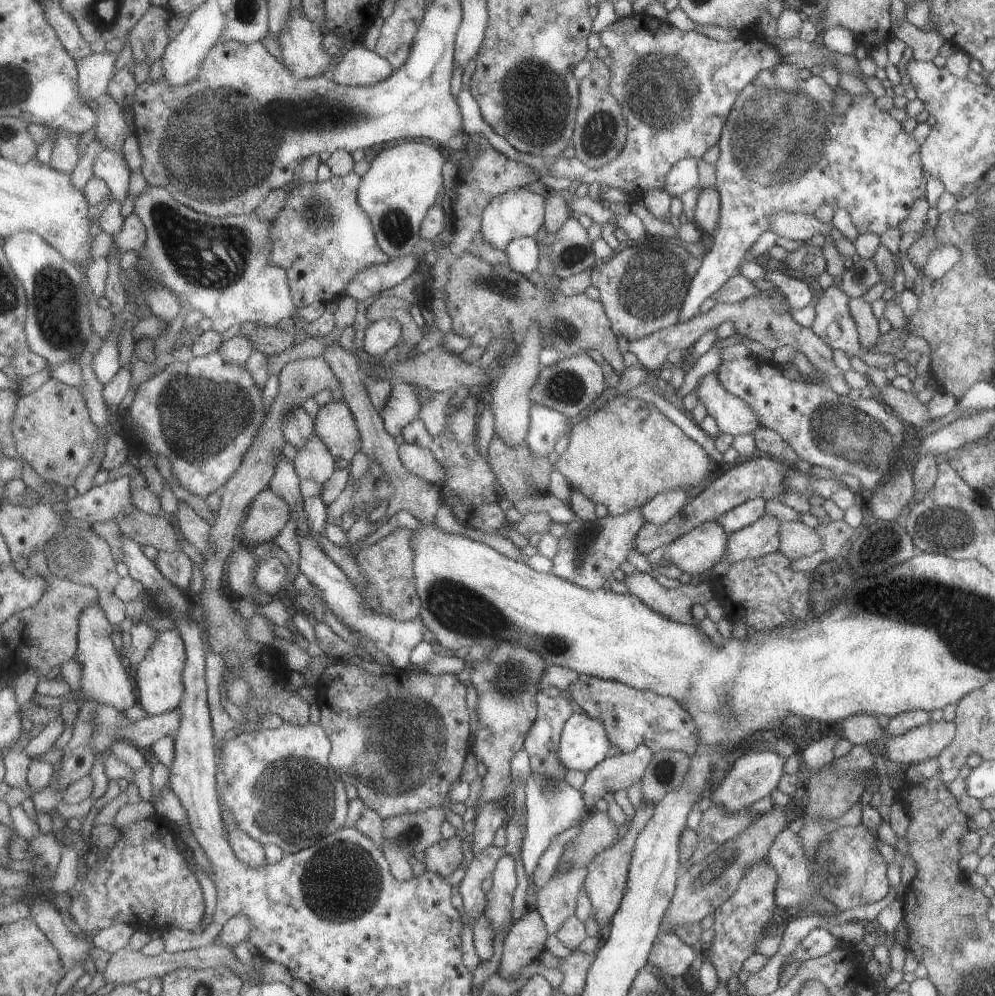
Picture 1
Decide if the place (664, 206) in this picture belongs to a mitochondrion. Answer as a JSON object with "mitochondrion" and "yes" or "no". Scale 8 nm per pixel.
{"mitochondrion":"no"}

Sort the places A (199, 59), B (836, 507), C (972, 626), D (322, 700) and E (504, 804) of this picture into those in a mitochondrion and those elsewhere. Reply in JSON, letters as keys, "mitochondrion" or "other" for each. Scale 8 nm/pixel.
{"A":"other","B":"other","C":"mitochondrion","D":"other","E":"other"}

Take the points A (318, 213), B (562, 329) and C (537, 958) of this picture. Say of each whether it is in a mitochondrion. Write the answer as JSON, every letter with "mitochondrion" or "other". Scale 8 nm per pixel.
{"A":"mitochondrion","B":"mitochondrion","C":"other"}

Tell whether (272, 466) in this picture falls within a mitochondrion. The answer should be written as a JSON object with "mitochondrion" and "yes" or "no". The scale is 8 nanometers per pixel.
{"mitochondrion":"no"}

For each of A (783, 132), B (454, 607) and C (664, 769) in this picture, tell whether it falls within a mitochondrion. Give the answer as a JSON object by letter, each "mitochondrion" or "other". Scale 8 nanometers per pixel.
{"A":"mitochondrion","B":"mitochondrion","C":"mitochondrion"}

